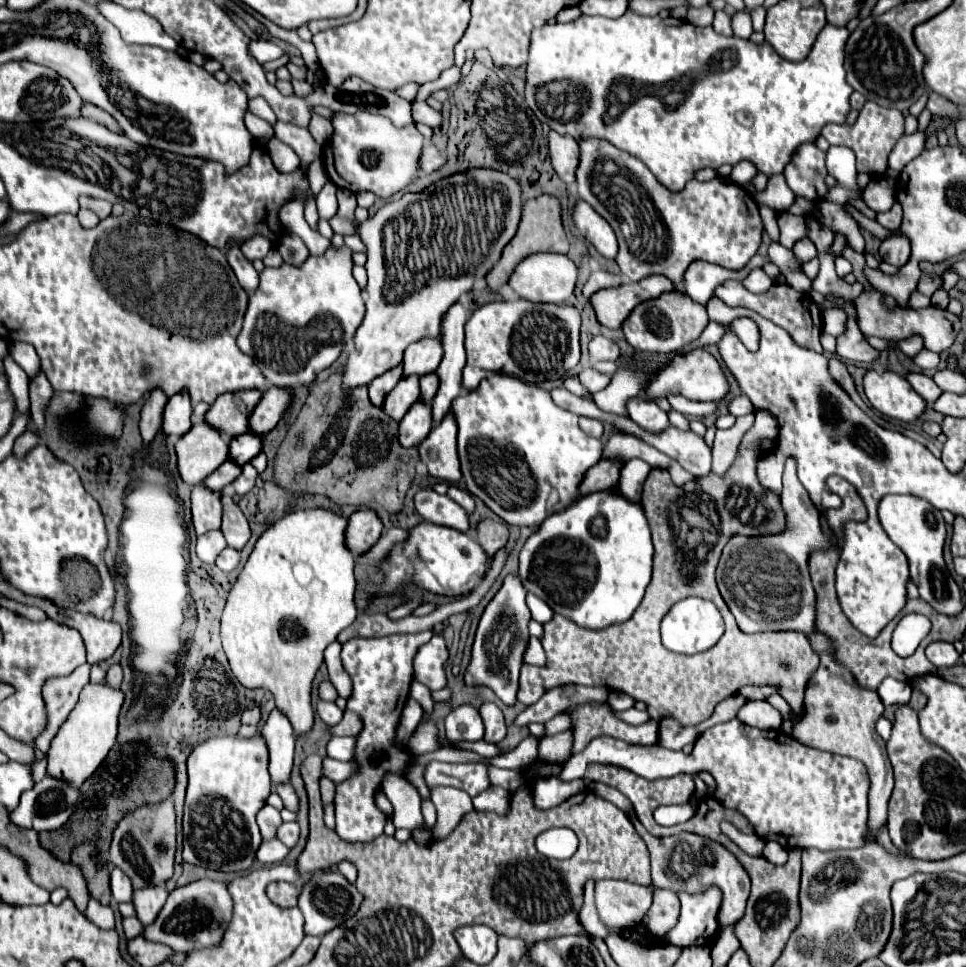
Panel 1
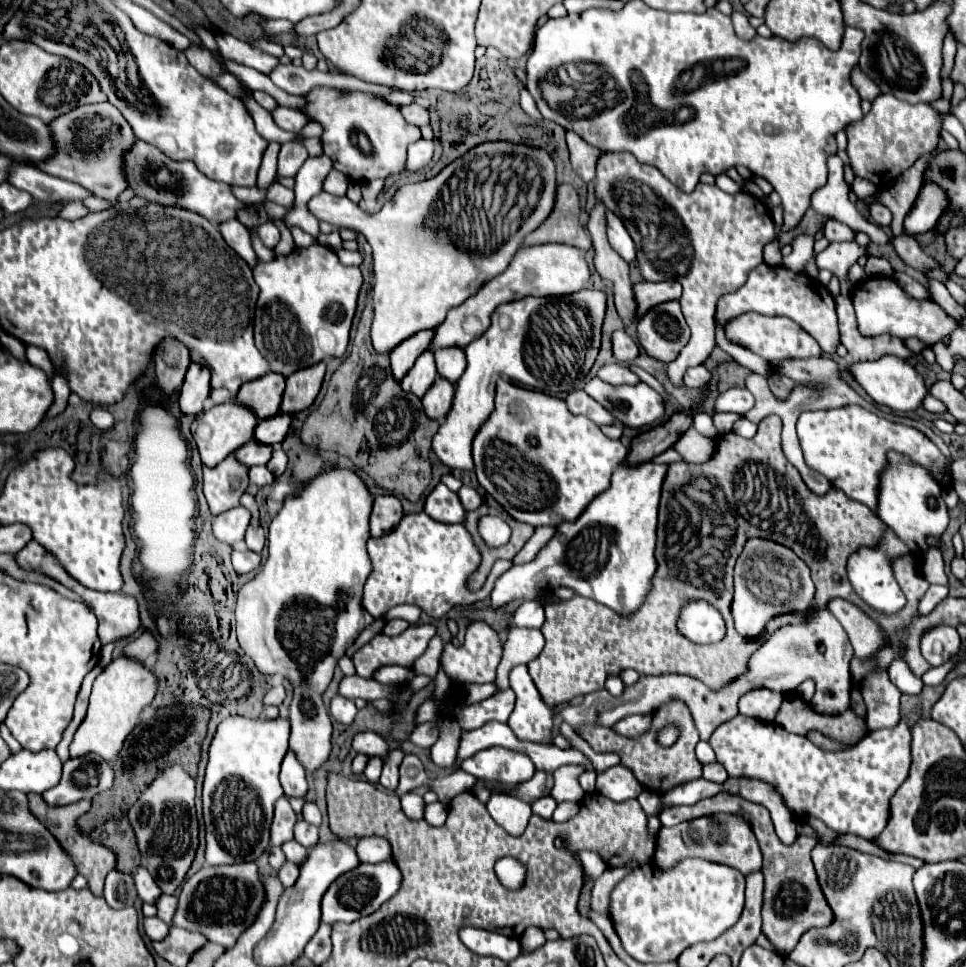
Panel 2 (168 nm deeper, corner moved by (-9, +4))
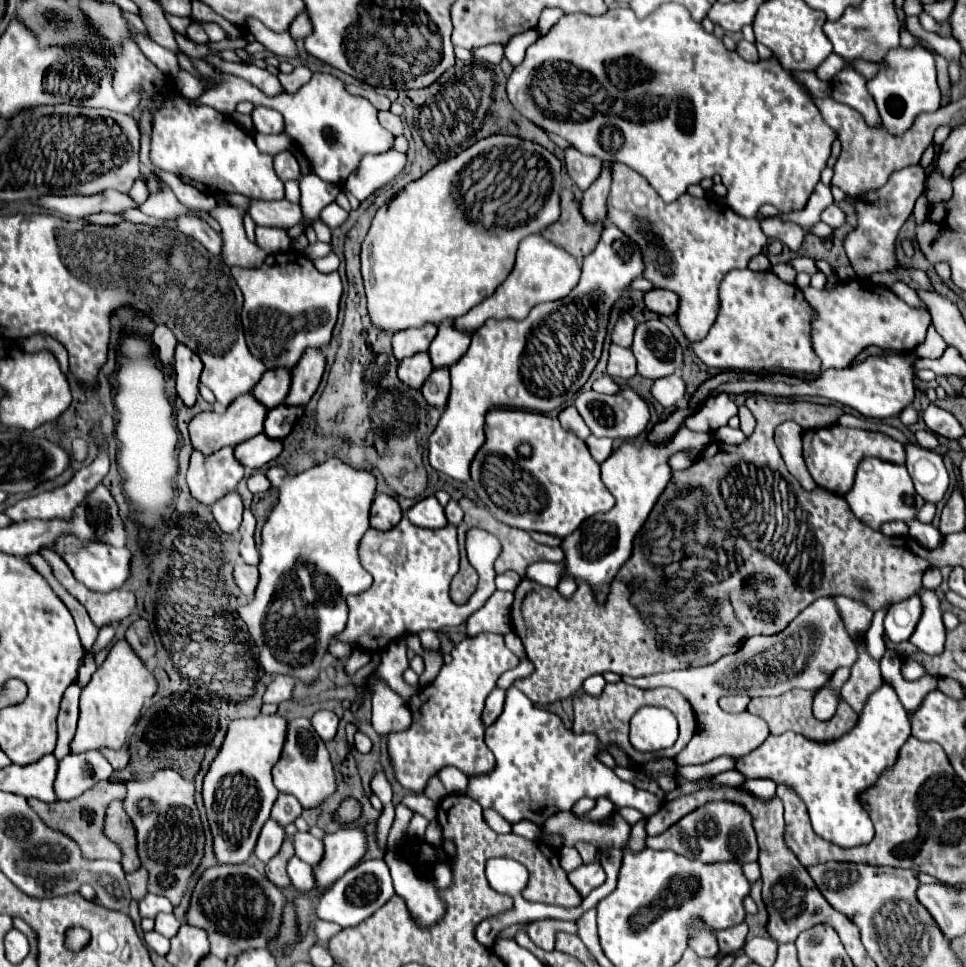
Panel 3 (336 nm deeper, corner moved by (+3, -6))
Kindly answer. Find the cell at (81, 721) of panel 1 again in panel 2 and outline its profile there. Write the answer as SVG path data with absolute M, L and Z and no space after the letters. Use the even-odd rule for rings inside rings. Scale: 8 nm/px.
M126 655L112 659L112 663L96 677L92 685L88 713L74 735L74 741L70 745L70 757L82 757L94 751L106 757L106 761L112 761L120 753L126 737L138 725L140 711L152 703L156 687L156 675L150 669L146 669L138 659Z

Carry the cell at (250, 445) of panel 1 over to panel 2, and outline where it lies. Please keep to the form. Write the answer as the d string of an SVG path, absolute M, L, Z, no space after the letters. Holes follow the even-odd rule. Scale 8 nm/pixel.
M276 413L274 417L268 417L268 419L258 423L254 437L256 437L256 441L268 443L268 445L282 443L286 433L288 433L288 429L290 429L290 423L292 423L292 415Z

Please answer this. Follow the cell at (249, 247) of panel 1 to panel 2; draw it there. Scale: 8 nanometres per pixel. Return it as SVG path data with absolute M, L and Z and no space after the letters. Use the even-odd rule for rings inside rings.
M262 223L256 231L258 231L260 239L264 241L264 245L270 247L270 249L274 249L276 243L280 241L280 231L278 231L278 227L274 223Z

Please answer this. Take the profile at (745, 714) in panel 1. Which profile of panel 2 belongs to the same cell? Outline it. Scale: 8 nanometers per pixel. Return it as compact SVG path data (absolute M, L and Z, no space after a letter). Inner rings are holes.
M754 689L742 695L738 701L738 709L746 717L754 717L758 721L774 721L782 705L782 693L774 693L770 689Z

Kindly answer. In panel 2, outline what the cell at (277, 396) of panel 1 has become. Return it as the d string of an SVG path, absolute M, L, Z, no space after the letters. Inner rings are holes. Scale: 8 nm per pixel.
M320 361L316 365L310 365L306 369L294 371L286 379L286 393L282 397L280 411L298 413L298 411L310 407L314 403L316 395L320 393L324 373L326 373L326 363L324 361Z

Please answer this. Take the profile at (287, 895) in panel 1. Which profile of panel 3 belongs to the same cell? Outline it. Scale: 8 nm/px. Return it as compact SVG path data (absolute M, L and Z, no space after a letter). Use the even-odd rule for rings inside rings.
M286 839L282 843L282 849L278 851L278 855L274 855L268 863L266 863L266 877L276 883L276 887L280 889L288 889L290 887L290 879L286 875L286 863L288 859L294 855L294 847L292 847L292 841Z

